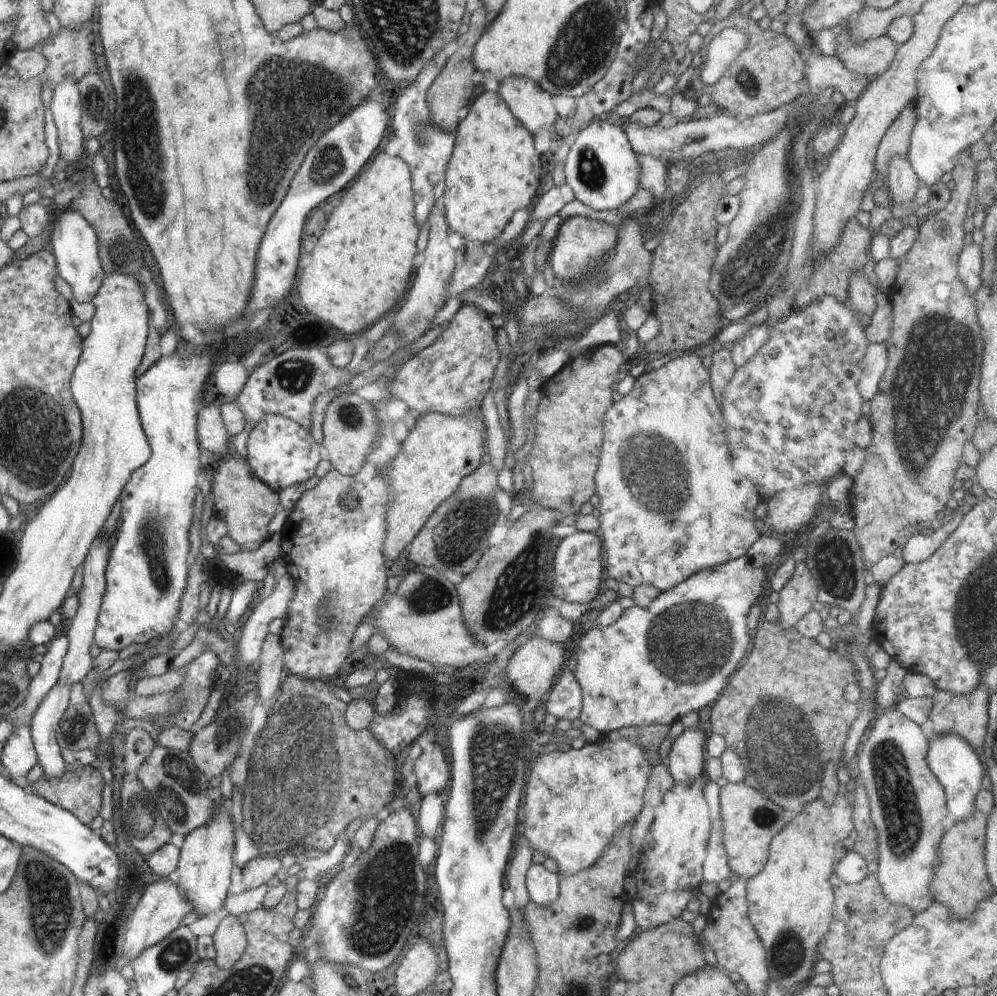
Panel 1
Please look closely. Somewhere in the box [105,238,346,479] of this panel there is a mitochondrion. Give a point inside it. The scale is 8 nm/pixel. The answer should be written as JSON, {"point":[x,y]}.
{"point":[294,374]}

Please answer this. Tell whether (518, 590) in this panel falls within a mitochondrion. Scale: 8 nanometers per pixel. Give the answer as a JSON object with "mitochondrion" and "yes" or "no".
{"mitochondrion":"yes"}

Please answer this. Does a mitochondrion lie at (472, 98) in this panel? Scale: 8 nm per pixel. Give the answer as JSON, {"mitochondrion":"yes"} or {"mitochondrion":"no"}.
{"mitochondrion":"no"}

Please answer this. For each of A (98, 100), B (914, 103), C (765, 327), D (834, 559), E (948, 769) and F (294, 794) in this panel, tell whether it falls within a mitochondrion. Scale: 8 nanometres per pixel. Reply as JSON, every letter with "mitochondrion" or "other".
{"A":"mitochondrion","B":"other","C":"other","D":"mitochondrion","E":"other","F":"mitochondrion"}

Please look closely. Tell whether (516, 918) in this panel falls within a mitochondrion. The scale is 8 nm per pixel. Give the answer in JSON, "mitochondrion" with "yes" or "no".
{"mitochondrion":"no"}

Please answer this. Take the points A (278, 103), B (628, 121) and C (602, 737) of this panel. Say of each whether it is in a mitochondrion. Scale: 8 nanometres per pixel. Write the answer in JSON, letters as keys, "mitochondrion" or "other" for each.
{"A":"mitochondrion","B":"other","C":"other"}

